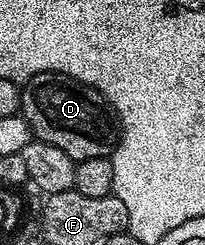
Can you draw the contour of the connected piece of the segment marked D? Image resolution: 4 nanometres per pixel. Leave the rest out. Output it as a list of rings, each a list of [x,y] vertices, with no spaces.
[[[42,72],[29,78],[22,85],[19,94],[19,111],[25,122],[29,122],[34,139],[49,142],[49,146],[57,146],[57,150],[65,150],[65,154],[69,154],[69,158],[76,162],[85,158],[110,157],[119,145],[121,135],[119,118],[111,109],[111,103],[96,88],[85,86],[68,76],[56,72]]]

